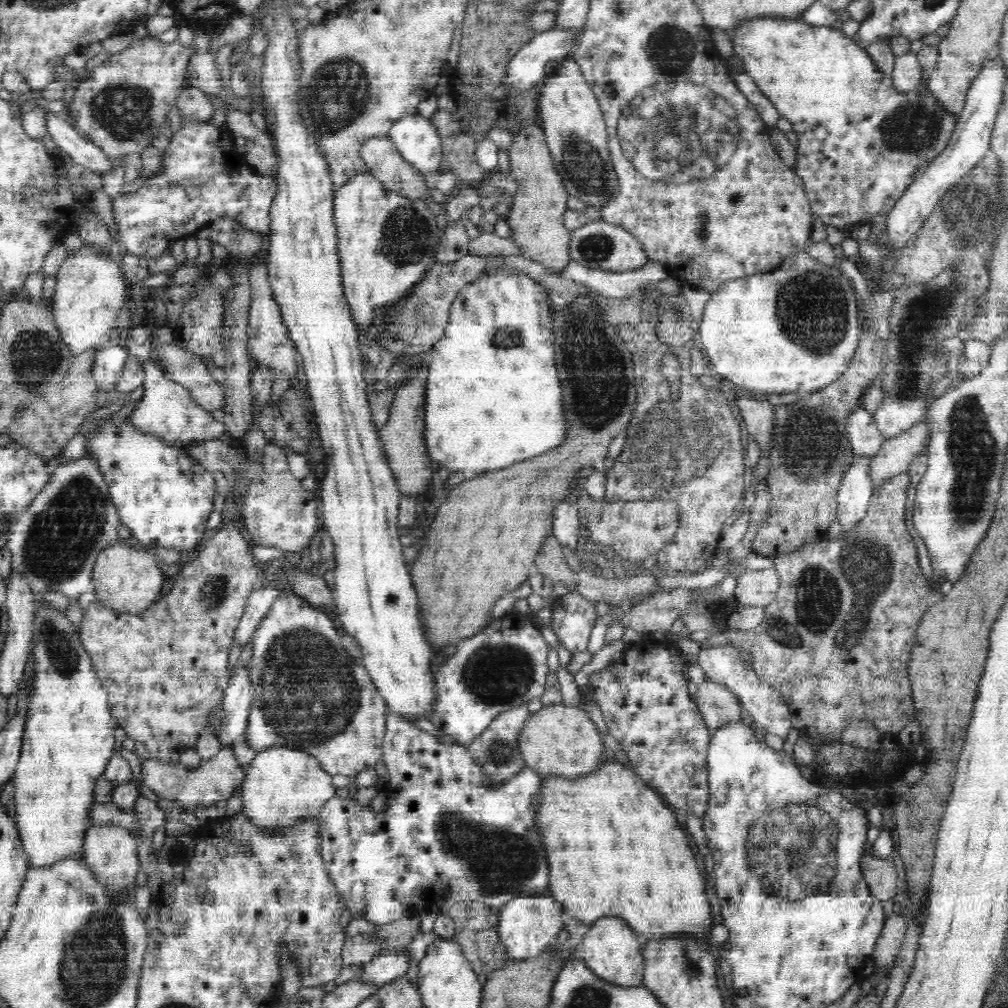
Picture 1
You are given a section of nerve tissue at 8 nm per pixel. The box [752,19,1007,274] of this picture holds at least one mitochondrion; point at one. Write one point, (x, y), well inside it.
(968, 218)

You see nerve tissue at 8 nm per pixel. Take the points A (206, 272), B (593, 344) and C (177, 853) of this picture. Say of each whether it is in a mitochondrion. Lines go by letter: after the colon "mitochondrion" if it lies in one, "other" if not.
A: other
B: mitochondrion
C: mitochondrion

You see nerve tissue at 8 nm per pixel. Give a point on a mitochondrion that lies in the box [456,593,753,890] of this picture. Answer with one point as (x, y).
(497, 673)

